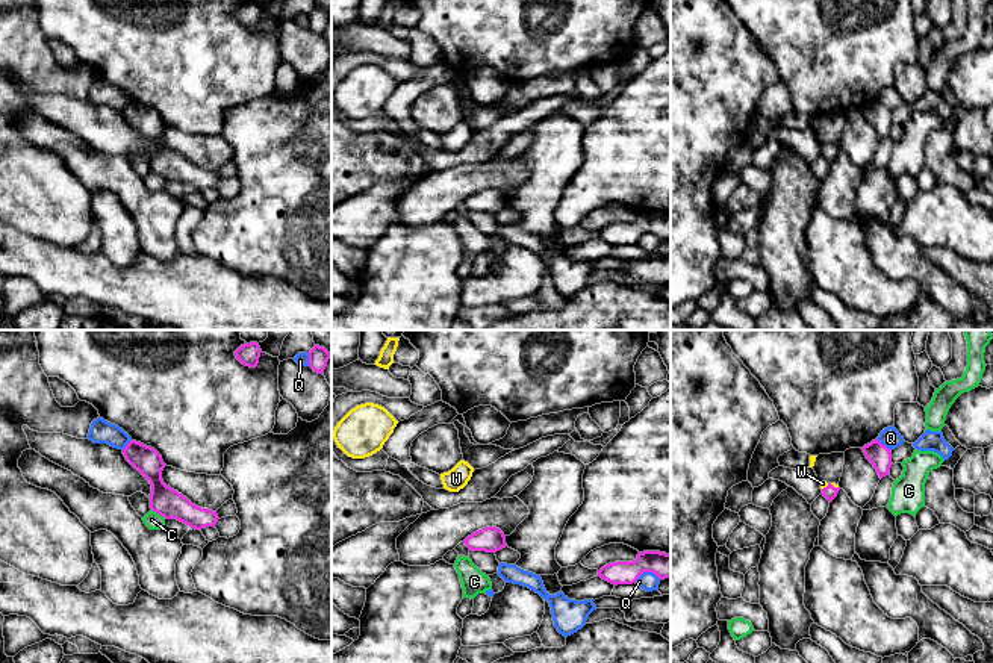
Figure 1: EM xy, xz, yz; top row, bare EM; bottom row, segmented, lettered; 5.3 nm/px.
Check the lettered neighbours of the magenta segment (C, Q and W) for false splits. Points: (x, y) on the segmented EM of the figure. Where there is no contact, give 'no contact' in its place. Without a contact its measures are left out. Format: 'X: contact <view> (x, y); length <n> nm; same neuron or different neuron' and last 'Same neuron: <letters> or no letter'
C: contact xy (159, 513); length 90 nm; different neuron
Q: contact yz (884, 445); length 100 nm; different neuron
W: contact yz (830, 483); length 90 nm; same neuron
Same neuron: W

